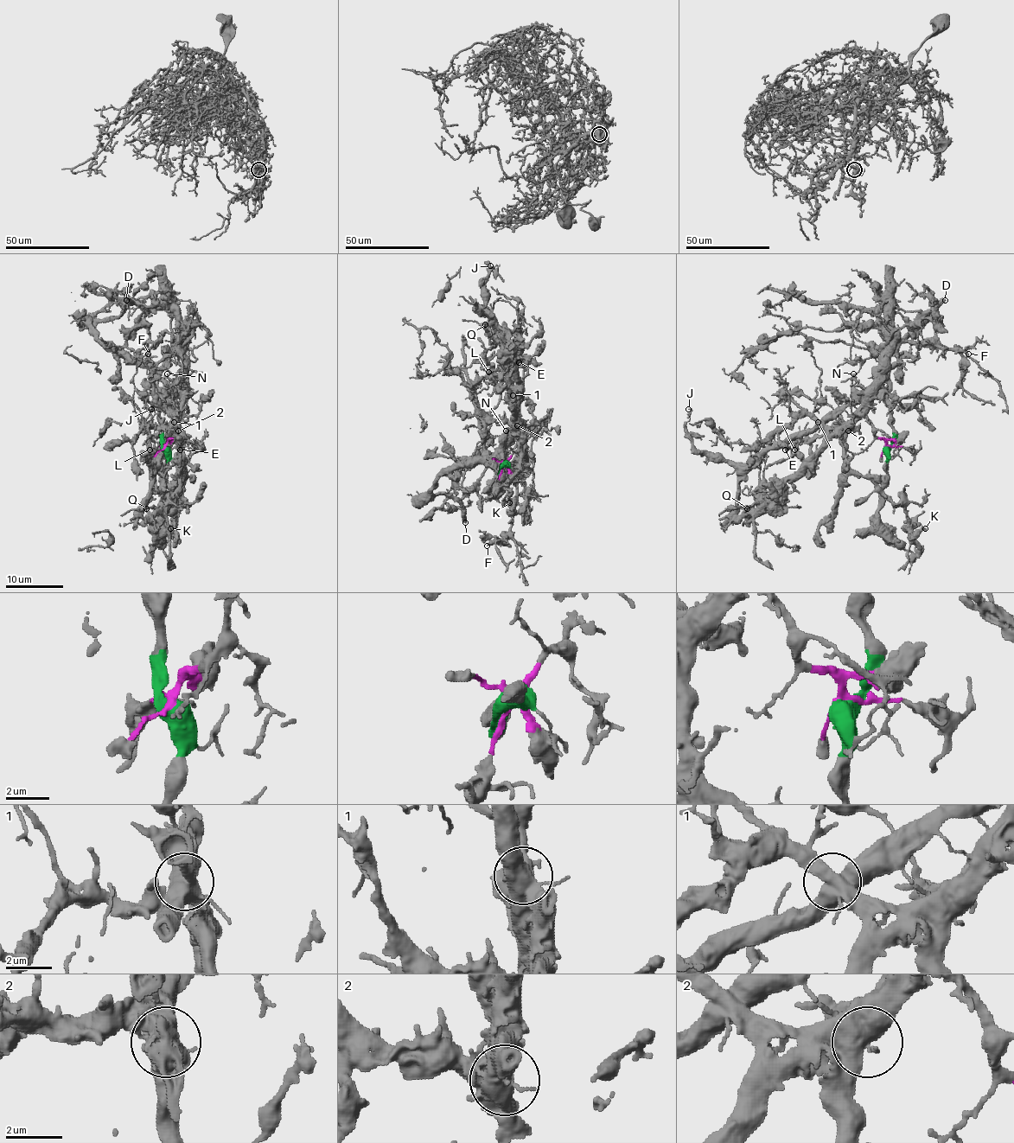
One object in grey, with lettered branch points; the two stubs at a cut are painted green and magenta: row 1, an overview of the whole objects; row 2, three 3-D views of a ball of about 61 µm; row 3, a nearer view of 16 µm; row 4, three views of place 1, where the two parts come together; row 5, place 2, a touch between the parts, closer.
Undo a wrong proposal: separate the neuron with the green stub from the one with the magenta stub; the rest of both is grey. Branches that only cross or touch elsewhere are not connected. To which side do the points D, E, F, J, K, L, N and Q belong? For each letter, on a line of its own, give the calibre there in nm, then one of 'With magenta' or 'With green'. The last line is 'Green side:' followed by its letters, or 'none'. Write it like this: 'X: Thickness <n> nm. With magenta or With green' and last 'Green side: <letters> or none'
D: Thickness 500 nm. With green
E: Thickness 130 nm. With magenta
F: Thickness 190 nm. With magenta
J: Thickness 120 nm. With green
K: Thickness 400 nm. With magenta
L: Thickness 120 nm. With magenta
N: Thickness 120 nm. With green
Q: Thickness 120 nm. With magenta
Green side: D, J, N

